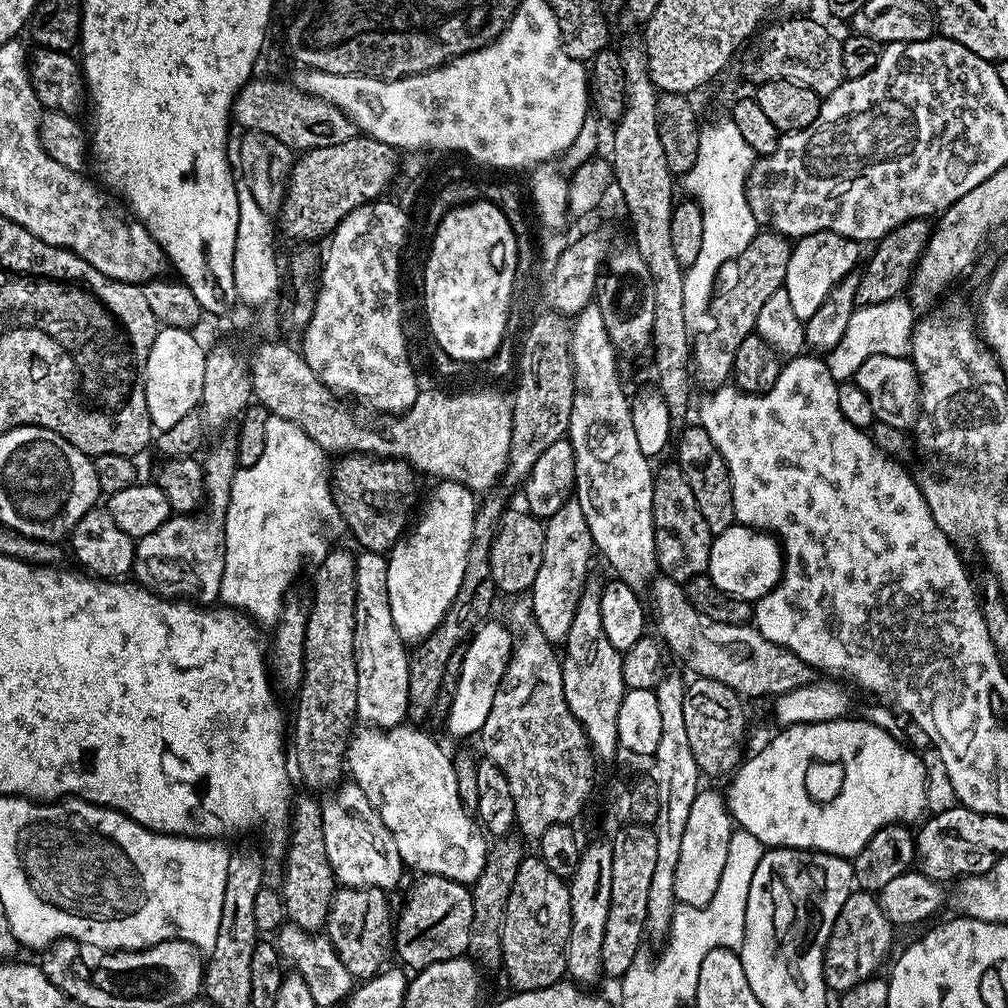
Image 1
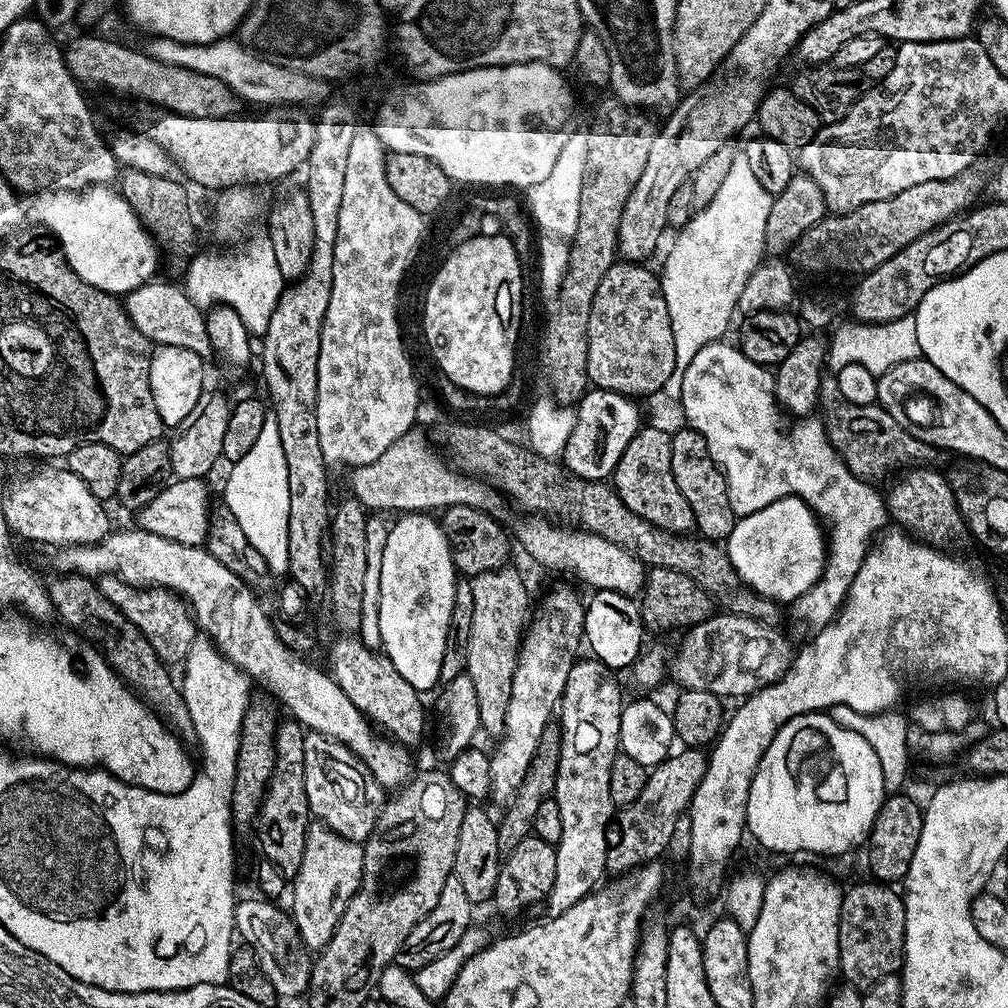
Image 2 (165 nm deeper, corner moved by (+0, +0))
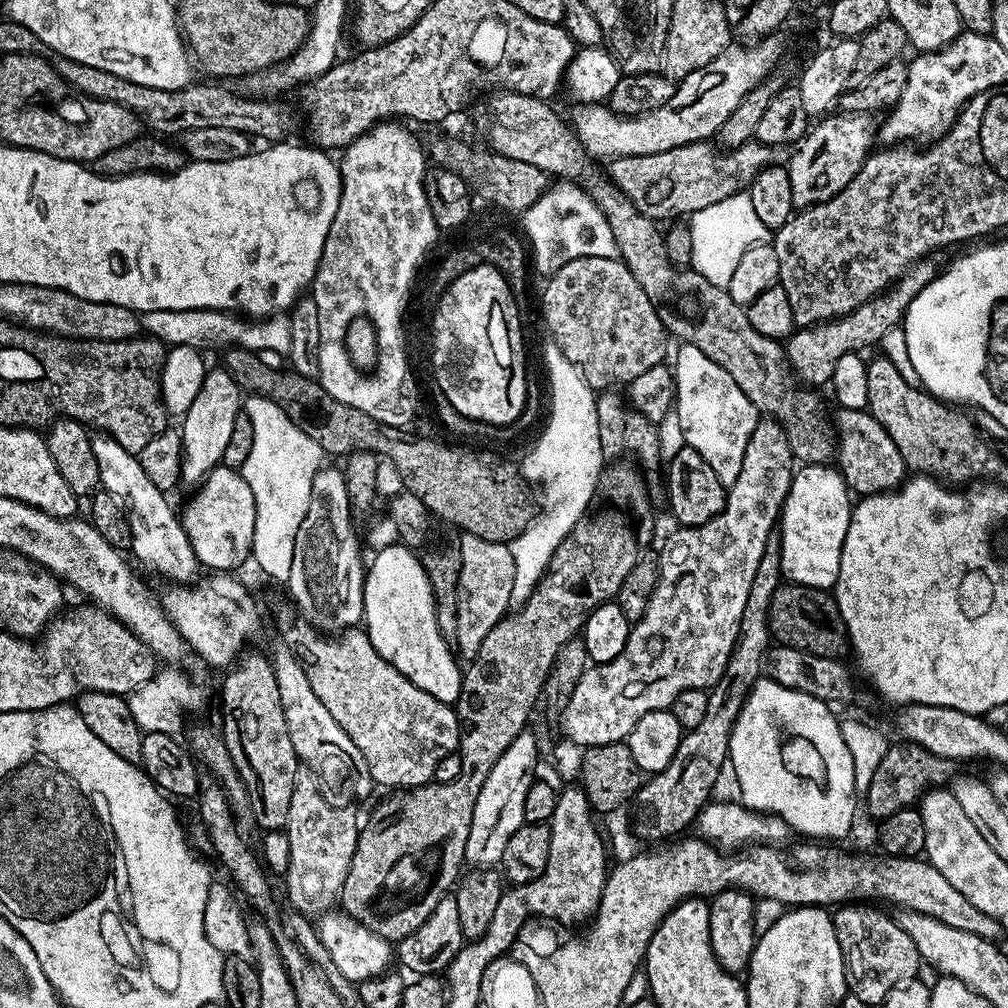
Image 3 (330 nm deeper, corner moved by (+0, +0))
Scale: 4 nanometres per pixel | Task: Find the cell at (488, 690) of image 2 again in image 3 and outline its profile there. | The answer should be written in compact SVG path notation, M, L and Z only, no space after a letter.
M467 534L459 537L460 573L458 574L458 638L454 648L461 657L471 658L478 654L478 646L486 639L486 634L498 626L500 620L509 615L513 607L512 591L514 590L514 558L508 544L486 542L486 538L478 538Z

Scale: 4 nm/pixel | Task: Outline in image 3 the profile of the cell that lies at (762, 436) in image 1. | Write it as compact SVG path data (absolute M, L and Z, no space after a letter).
M681 343L676 352L676 364L674 363L674 375L676 378L676 402L674 410L678 414L680 429L684 435L684 443L689 448L698 450L706 462L710 462L710 470L718 474L720 481L725 486L730 486L738 478L742 470L742 458L746 454L746 442L750 442L750 434L754 434L758 413L756 407L738 390L738 382L726 374L724 367L718 362L710 362L702 350L693 344Z

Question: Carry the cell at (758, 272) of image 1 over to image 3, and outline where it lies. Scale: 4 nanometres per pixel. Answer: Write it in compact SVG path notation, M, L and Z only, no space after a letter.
M837 111L836 116L832 115L825 115L817 123L821 124L809 131L786 161L796 210L809 208L811 204L821 204L834 198L834 194L846 190L848 183L856 177L873 151L872 136L874 140L878 124L872 121L875 119L869 113Z

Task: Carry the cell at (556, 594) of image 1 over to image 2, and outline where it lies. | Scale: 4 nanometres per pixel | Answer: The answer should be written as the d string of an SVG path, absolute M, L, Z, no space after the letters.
M556 590L554 591L546 600L545 604L541 606L540 613L536 617L531 617L530 623L526 628L526 635L523 637L522 643L518 649L518 655L516 658L516 669L512 675L512 697L508 700L508 715L507 723L502 735L502 739L499 741L500 749L496 753L491 753L491 763L492 763L492 788L491 788L491 799L503 800L503 802L508 802L512 800L513 796L517 792L519 784L523 780L523 776L526 774L527 767L530 766L531 759L534 758L535 748L539 744L539 739L542 736L543 727L548 724L549 721L553 719L554 713L557 711L558 705L560 703L560 696L564 692L564 687L566 686L566 678L570 678L570 670L578 663L578 657L581 655L580 644L582 648L582 641L584 640L584 609L585 605L568 590Z

